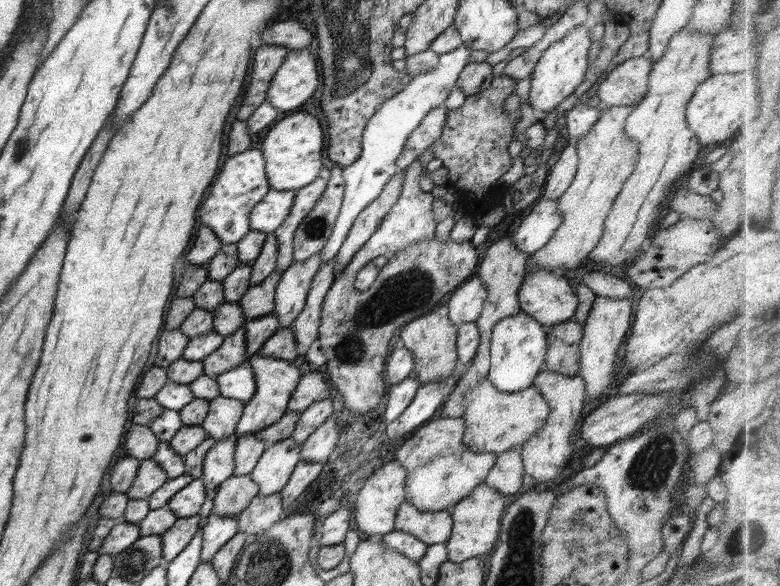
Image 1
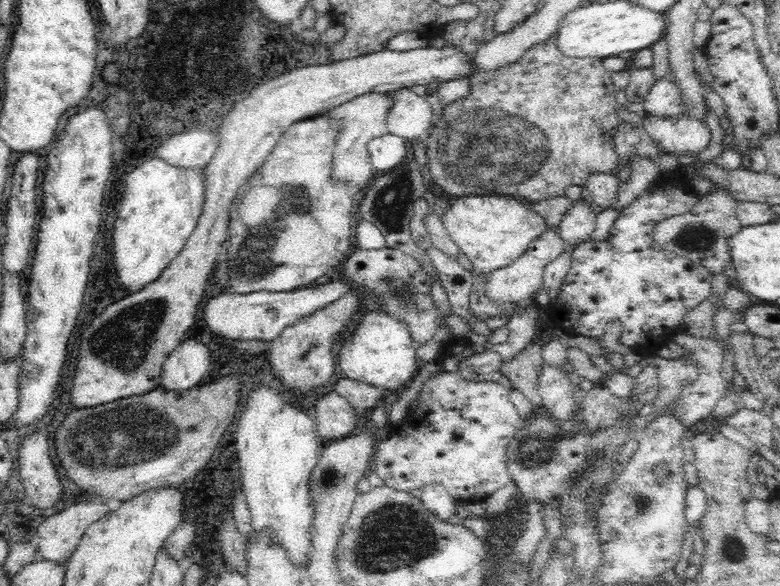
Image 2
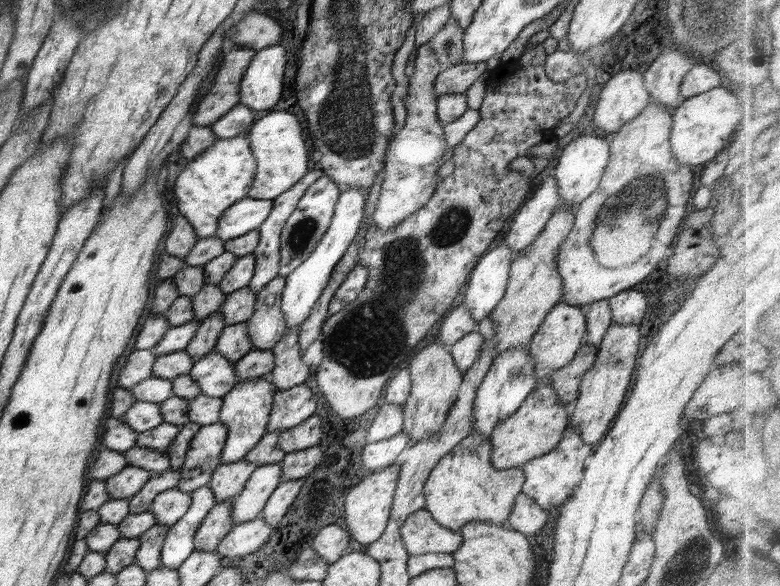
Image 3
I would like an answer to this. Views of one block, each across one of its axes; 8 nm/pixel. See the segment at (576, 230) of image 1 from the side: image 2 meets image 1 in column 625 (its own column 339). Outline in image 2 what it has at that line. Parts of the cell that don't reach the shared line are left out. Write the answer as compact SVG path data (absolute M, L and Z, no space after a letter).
M366 93L327 112L333 122L342 120L341 129L335 136L332 181L346 183L348 187L354 187L356 198L364 194L371 184L371 180L378 175L371 164L367 147L375 138L389 133L386 116L388 116L392 104L394 104L392 97L386 93Z

